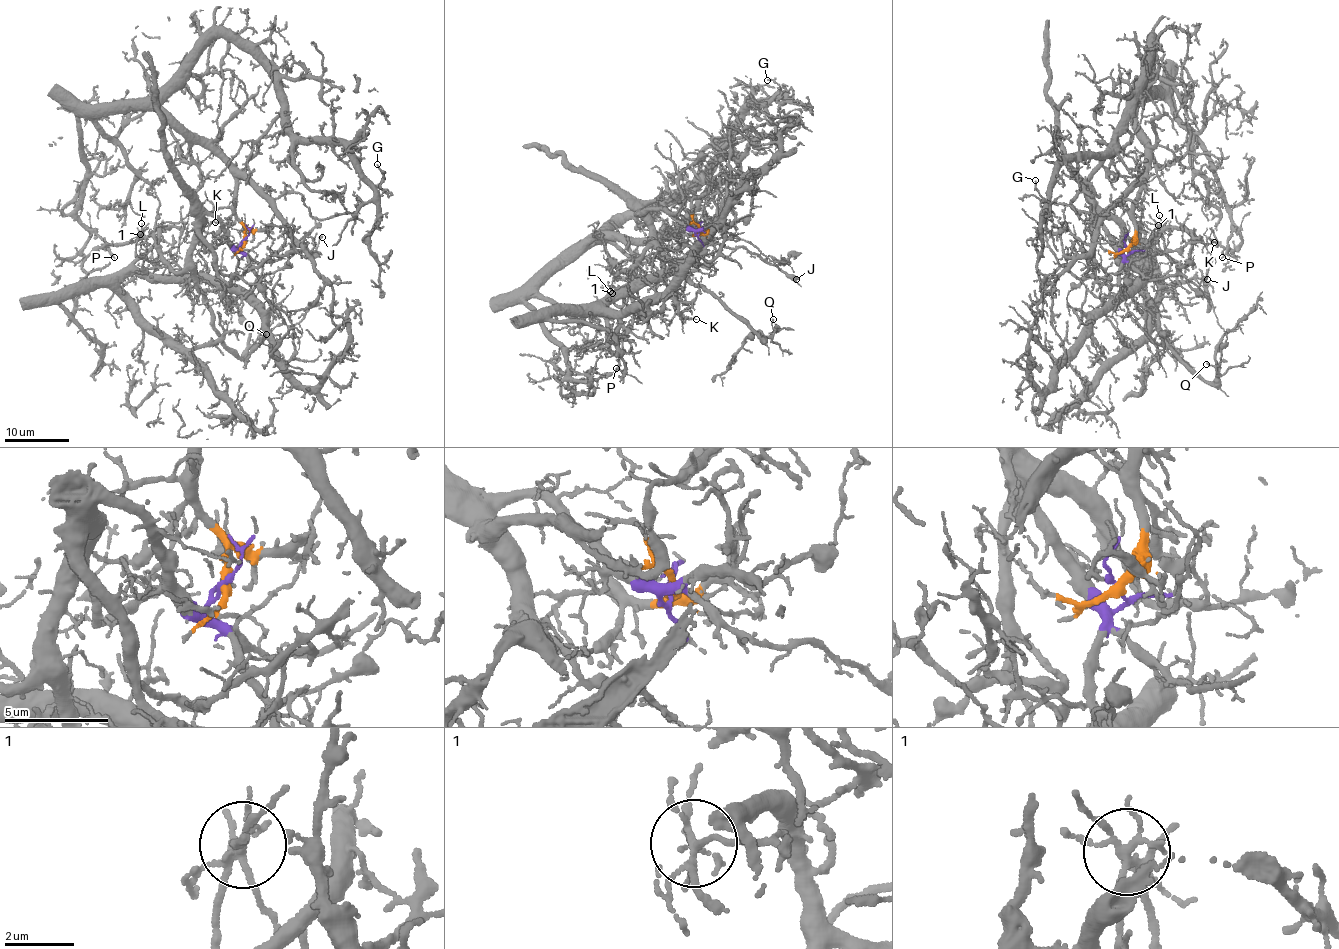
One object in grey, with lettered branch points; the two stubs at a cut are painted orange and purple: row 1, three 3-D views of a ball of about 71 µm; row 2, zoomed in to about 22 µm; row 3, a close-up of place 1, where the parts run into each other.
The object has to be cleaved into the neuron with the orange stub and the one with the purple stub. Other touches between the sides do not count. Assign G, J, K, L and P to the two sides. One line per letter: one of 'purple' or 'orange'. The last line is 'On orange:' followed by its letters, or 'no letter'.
G: orange
J: purple
K: purple
L: purple
P: orange
On orange: G, P

